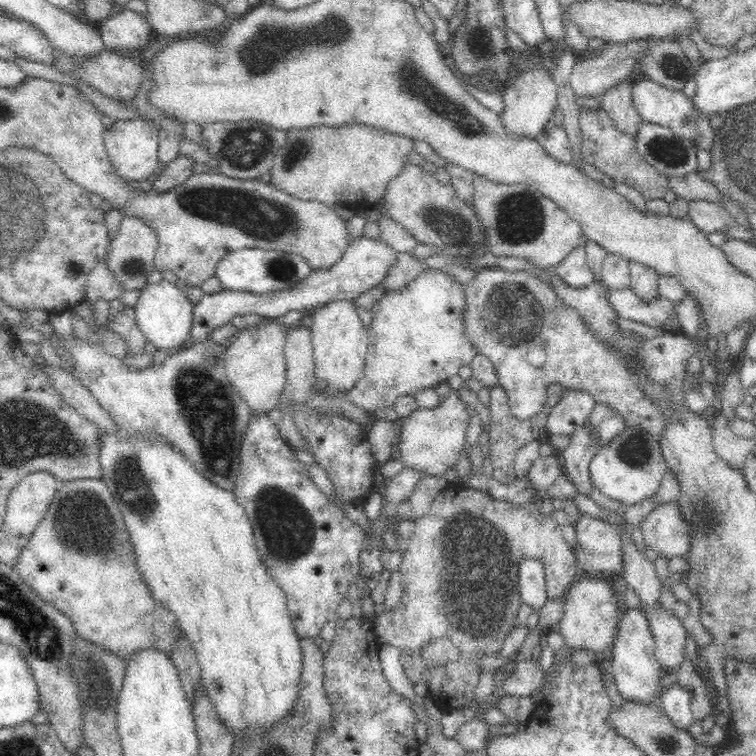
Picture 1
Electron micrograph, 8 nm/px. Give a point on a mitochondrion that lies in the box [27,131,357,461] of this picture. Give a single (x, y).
(259, 218)

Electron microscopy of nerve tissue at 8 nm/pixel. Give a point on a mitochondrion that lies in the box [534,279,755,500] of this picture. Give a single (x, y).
(634, 450)

